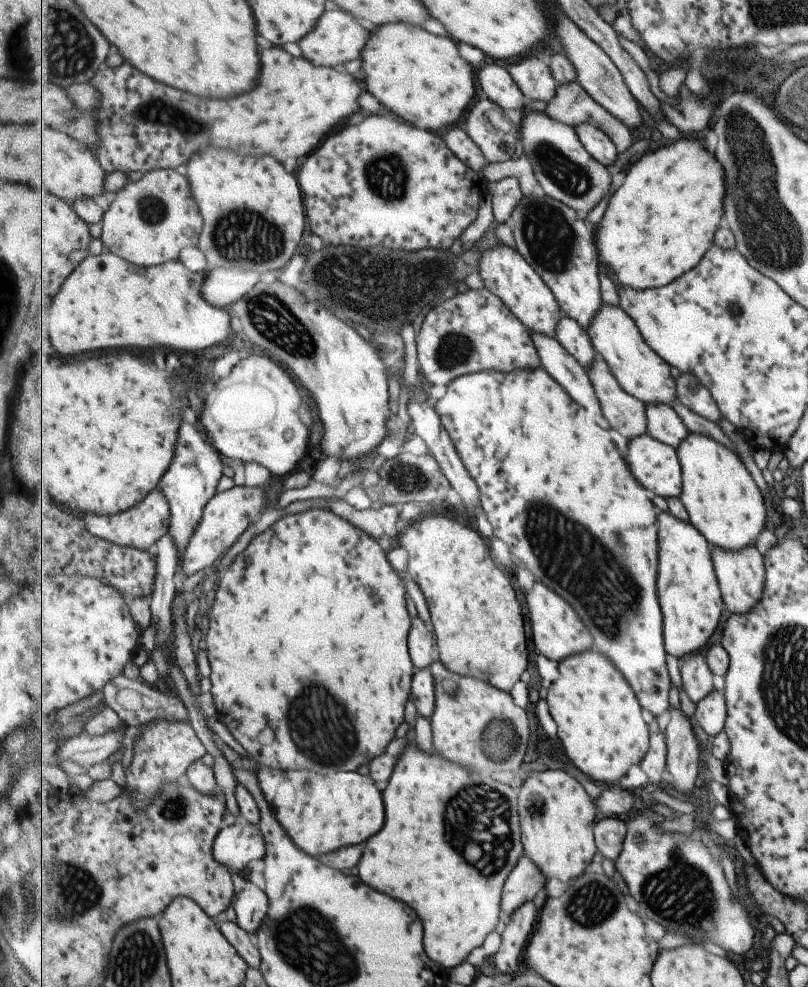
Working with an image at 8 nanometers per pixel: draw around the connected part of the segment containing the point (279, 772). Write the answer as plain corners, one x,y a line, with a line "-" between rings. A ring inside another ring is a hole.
261,764
255,767
263,794
272,804
279,824
282,824
295,844
311,856
319,854
323,856
327,852
335,852
345,846
361,844
371,836
375,836
375,832
379,832
385,826
386,801
381,790
369,776
363,776
359,772
335,772
333,776
325,776
307,770
297,772
293,769
276,769

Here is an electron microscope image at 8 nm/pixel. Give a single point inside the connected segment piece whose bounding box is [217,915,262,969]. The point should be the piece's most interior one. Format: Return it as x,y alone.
239,937

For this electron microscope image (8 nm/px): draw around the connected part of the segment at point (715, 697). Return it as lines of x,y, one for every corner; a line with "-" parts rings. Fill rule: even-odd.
713,689
695,706
694,719
697,724
713,737
725,730
728,717
728,700
724,689

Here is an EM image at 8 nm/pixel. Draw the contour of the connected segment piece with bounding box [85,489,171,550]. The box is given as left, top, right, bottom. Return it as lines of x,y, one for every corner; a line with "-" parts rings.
154,490
142,503
129,510
114,515
87,514
87,530
99,538
113,541
118,545
137,547
138,549
153,549
155,542
161,540
170,529
170,501
162,491

